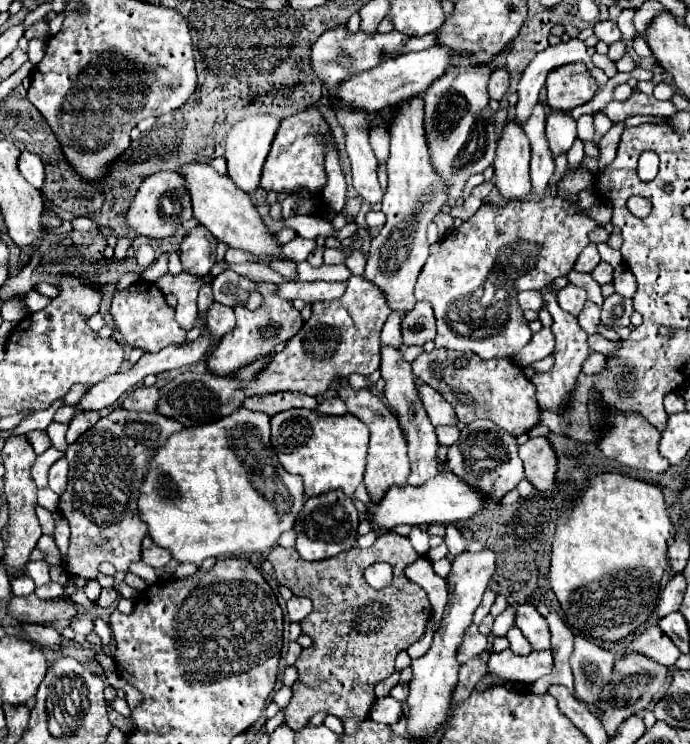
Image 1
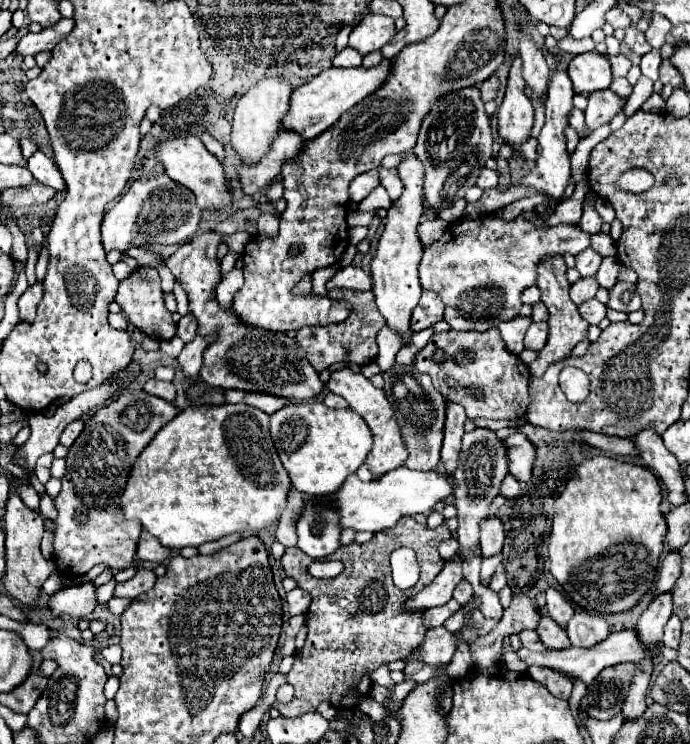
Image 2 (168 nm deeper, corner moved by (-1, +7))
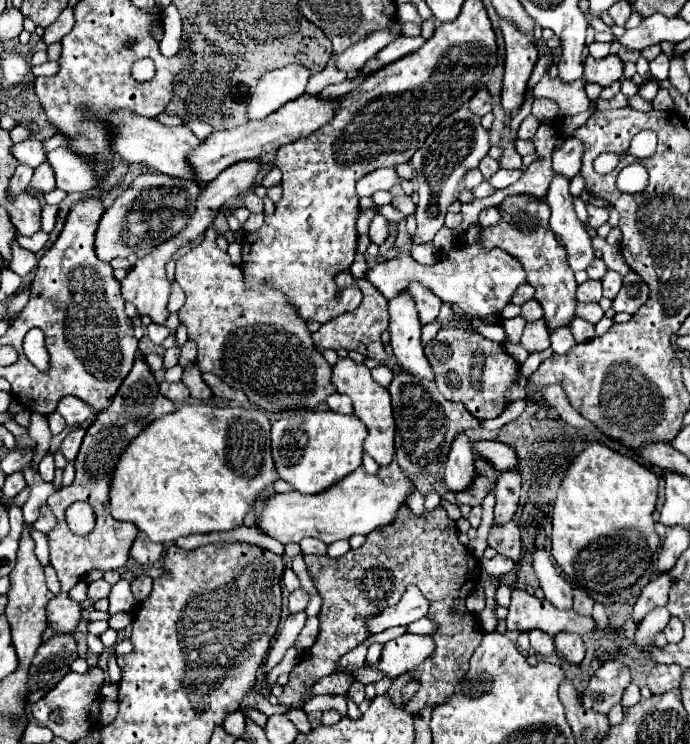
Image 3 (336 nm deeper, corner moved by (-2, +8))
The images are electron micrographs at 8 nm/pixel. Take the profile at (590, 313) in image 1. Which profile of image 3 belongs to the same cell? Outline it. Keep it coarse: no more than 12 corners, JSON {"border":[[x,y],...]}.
{"border":[[596,302],[578,304],[576,316],[596,324],[604,316]]}

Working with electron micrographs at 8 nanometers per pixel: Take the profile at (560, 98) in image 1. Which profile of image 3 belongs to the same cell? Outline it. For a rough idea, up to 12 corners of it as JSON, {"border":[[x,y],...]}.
{"border":[[586,56],[584,80],[606,88],[622,78],[622,60]]}

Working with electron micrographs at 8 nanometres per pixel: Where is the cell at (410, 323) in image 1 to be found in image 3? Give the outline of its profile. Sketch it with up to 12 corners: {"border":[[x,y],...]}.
{"border":[[422,284],[408,290],[422,324],[436,322],[440,298]]}

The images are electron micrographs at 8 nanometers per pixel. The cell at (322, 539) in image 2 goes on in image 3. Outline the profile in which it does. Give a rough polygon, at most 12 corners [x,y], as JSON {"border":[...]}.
{"border":[[316,538],[300,542],[302,554],[326,554],[326,544]]}

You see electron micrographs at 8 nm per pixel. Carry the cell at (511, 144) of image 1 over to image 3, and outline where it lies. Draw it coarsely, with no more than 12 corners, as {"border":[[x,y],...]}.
{"border":[[502,20],[506,42],[502,106],[508,116],[526,98],[538,60],[532,38]]}

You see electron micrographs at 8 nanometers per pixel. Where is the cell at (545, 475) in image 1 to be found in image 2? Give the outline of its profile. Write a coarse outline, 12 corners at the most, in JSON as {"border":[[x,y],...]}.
{"border":[[523,433],[505,441],[509,473],[517,481],[529,481],[533,443]]}

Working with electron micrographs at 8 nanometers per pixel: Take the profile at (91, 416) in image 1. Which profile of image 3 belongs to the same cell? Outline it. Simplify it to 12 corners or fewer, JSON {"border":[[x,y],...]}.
{"border":[[72,428],[60,450],[70,462],[78,454],[84,428]]}

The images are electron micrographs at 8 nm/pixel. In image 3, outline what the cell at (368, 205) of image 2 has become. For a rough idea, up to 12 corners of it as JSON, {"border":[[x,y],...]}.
{"border":[[400,185],[390,192],[392,206],[402,210],[405,216],[414,213],[416,205],[406,196]]}

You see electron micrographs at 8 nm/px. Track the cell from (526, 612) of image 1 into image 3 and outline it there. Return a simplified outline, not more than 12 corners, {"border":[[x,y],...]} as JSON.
{"border":[[558,632],[556,650],[570,662],[580,664],[584,642],[578,634]]}

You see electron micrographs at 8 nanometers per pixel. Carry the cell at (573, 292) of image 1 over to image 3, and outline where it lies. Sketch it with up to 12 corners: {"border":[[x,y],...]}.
{"border":[[586,280],[576,290],[578,302],[600,302],[600,280]]}

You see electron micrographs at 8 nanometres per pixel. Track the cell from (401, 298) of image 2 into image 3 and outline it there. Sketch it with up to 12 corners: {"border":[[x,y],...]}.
{"border":[[408,290],[388,300],[390,344],[412,374],[434,378]]}

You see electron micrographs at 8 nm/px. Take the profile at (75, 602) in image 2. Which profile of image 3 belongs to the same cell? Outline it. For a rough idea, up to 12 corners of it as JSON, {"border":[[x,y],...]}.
{"border":[[104,580],[88,584],[88,600],[94,604],[110,594],[110,584]]}

